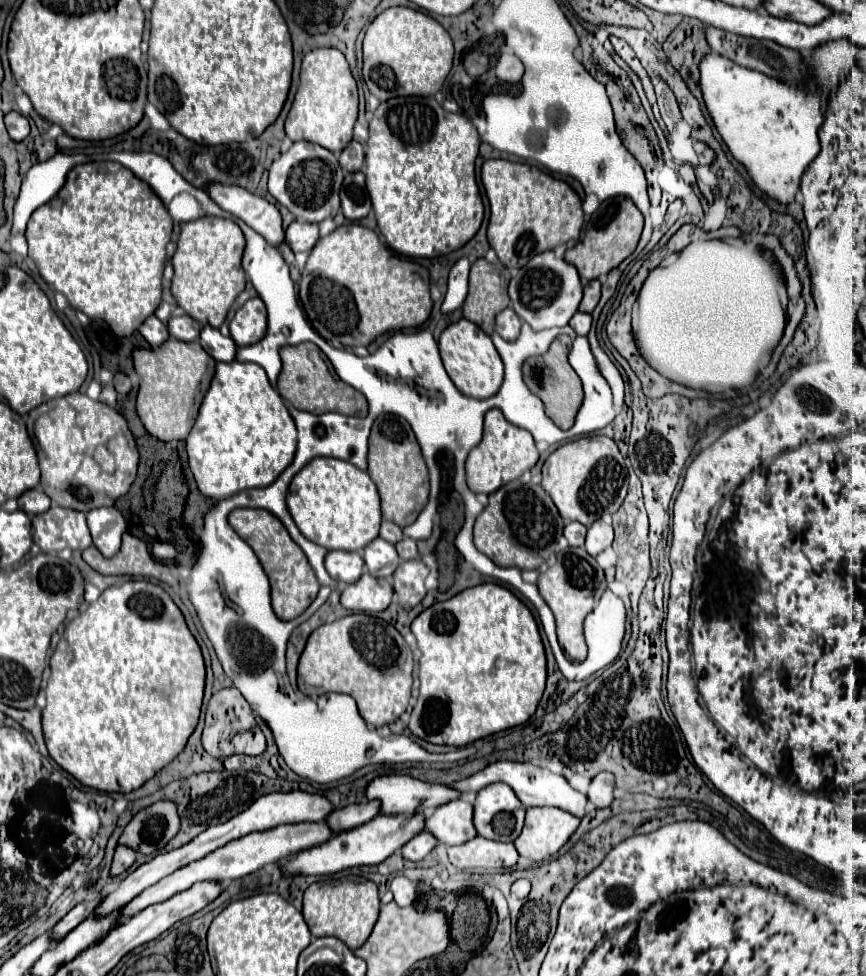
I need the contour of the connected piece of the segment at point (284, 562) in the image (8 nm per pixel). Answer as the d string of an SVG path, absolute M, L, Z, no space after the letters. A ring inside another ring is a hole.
M235 508L229 514L229 524L231 528L253 548L255 556L259 558L269 584L271 584L271 606L273 612L281 620L291 620L297 618L317 596L319 592L319 582L315 578L315 572L311 570L305 554L301 548L291 540L289 532L285 526L277 520L267 510L257 510L257 508Z

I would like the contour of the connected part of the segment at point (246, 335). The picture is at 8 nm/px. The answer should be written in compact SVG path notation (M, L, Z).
M261 298L247 300L229 322L231 338L237 346L249 346L259 342L267 330L267 312Z

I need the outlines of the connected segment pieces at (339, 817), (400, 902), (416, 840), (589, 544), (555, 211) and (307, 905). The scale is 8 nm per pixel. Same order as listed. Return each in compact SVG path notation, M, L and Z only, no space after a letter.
M363 802L363 804L353 804L353 806L333 810L325 818L325 824L331 828L333 834L339 834L339 832L347 832L351 828L357 828L357 826L369 822L377 814L379 814L377 802Z
M395 876L391 880L391 892L395 896L397 906L411 906L415 900L415 884L405 876Z
M423 830L401 848L401 854L405 860L417 862L417 860L423 860L435 848L435 844L437 844L437 840L427 830Z
M597 520L595 524L589 526L585 550L591 556L597 556L599 552L603 552L607 546L611 546L611 542L613 542L613 528L609 524L605 524L603 520Z
M487 160L481 166L481 182L491 204L487 238L507 268L521 268L535 254L579 238L583 226L581 200L563 180L541 172L537 166Z
M341 882L341 884L311 884L303 896L303 916L313 936L335 936L351 950L365 944L377 916L379 896L373 882Z

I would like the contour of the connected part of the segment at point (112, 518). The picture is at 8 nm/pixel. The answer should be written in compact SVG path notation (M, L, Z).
M97 508L87 514L87 526L93 538L93 544L105 554L113 556L121 546L121 534L127 524L117 508Z

